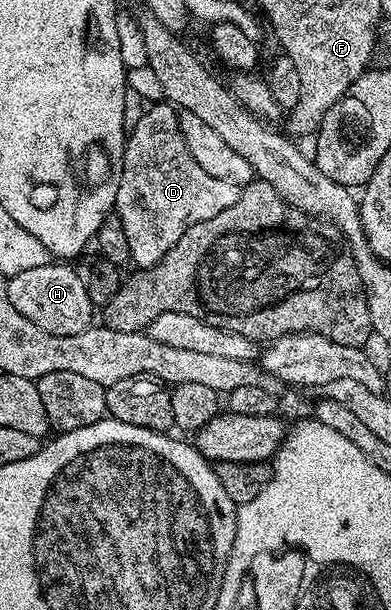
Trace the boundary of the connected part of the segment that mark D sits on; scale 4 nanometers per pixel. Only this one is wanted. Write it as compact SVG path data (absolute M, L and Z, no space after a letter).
M155 102L144 108L147 109L136 118L132 128L130 125L125 136L113 209L129 242L131 264L136 269L157 264L189 226L197 226L197 222L229 210L237 202L240 190L240 185L213 178L213 174L205 174L197 166L183 141L179 112L174 104Z

